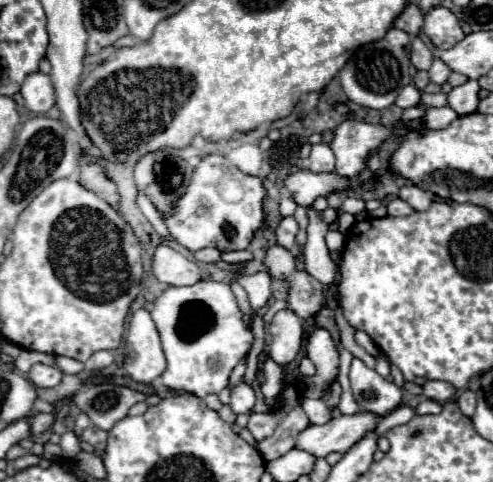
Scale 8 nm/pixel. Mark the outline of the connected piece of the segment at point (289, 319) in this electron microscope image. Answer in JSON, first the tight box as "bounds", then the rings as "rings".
{"bounds":[269,309,303,367],"rings":[[[283,309],[273,317],[269,331],[273,335],[273,343],[269,343],[269,357],[277,365],[285,367],[297,357],[301,349],[303,321],[293,311]]]}

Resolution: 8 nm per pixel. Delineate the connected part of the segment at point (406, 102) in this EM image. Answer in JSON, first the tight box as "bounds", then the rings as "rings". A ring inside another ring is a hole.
{"bounds":[395,85,421,109],"rings":[[[407,85],[407,87],[399,93],[399,97],[395,99],[395,105],[401,107],[401,109],[407,109],[407,107],[417,105],[419,99],[421,99],[421,91],[419,91],[415,85]]]}

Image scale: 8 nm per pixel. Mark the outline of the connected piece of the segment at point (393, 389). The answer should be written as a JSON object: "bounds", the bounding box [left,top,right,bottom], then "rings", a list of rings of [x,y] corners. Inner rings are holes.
{"bounds":[349,357,401,417],"rings":[[[353,357],[349,367],[349,381],[355,401],[363,411],[377,413],[379,417],[391,413],[401,403],[401,389],[389,383],[377,371],[369,369],[361,359]]]}

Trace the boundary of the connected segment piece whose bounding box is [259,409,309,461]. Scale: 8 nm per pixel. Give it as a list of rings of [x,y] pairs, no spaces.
[[[293,409],[275,429],[275,433],[263,441],[259,441],[259,449],[267,461],[283,457],[287,451],[295,447],[295,437],[309,425],[309,419],[301,409]]]

